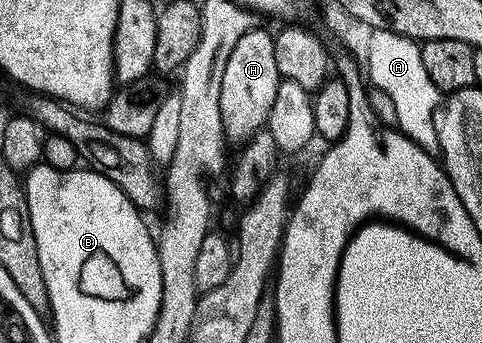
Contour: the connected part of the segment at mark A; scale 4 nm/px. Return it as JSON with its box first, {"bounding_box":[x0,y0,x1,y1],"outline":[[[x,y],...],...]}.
{"bounding_box":[365,29,441,151],"outline":[[[381,29],[371,42],[371,67],[365,70],[365,74],[372,87],[383,89],[393,98],[398,129],[424,150],[434,151],[437,146],[435,115],[441,102],[441,92],[425,68],[420,43],[389,29]]]}

